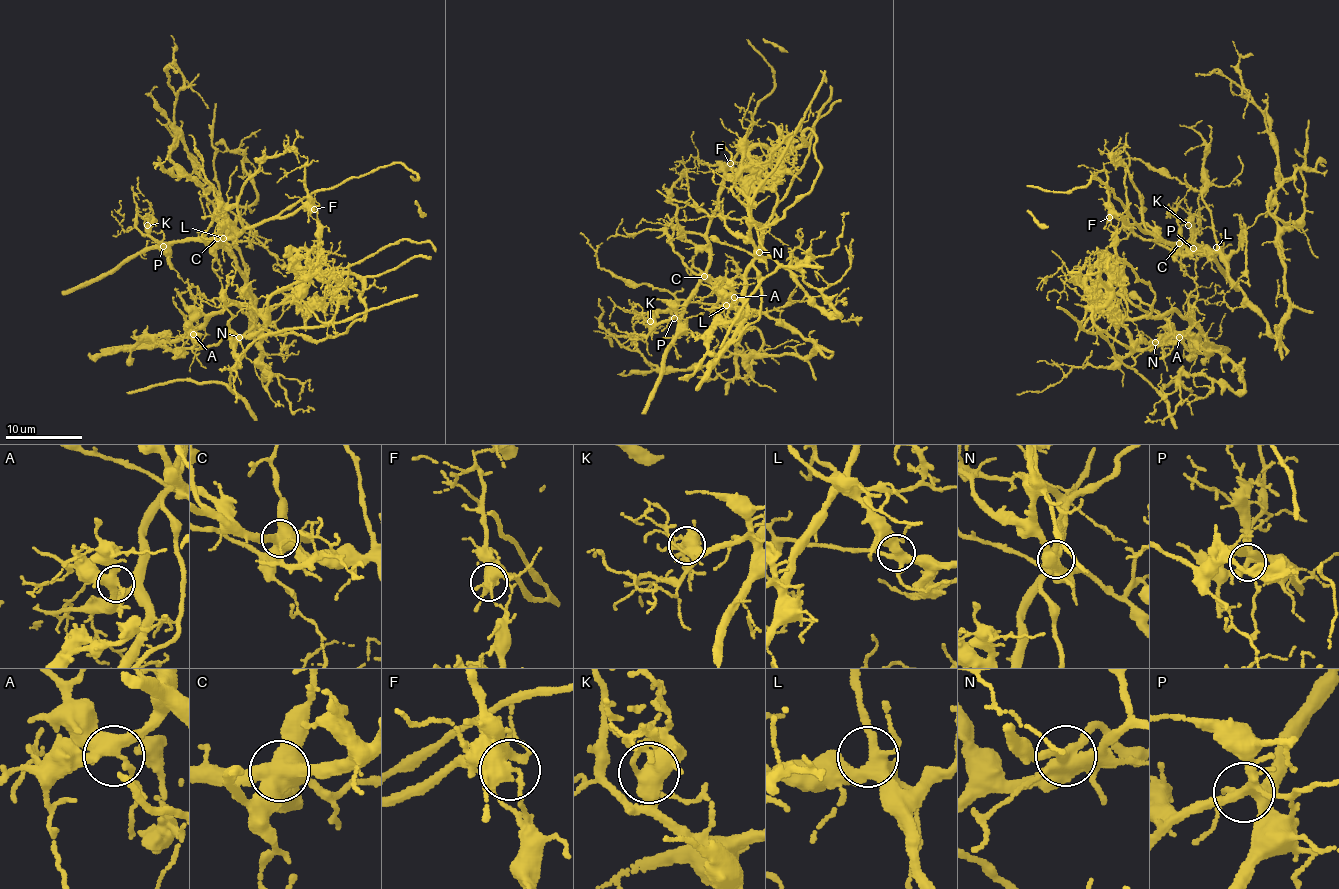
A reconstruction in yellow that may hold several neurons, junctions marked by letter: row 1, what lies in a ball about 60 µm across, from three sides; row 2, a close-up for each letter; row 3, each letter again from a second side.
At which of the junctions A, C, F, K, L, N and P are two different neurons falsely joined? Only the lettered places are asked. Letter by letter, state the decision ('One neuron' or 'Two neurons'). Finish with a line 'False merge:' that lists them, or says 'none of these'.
A: One neuron
C: Two neurons
F: Two neurons
K: One neuron
L: One neuron
N: Two neurons
P: One neuron
False merge: C, F, N

